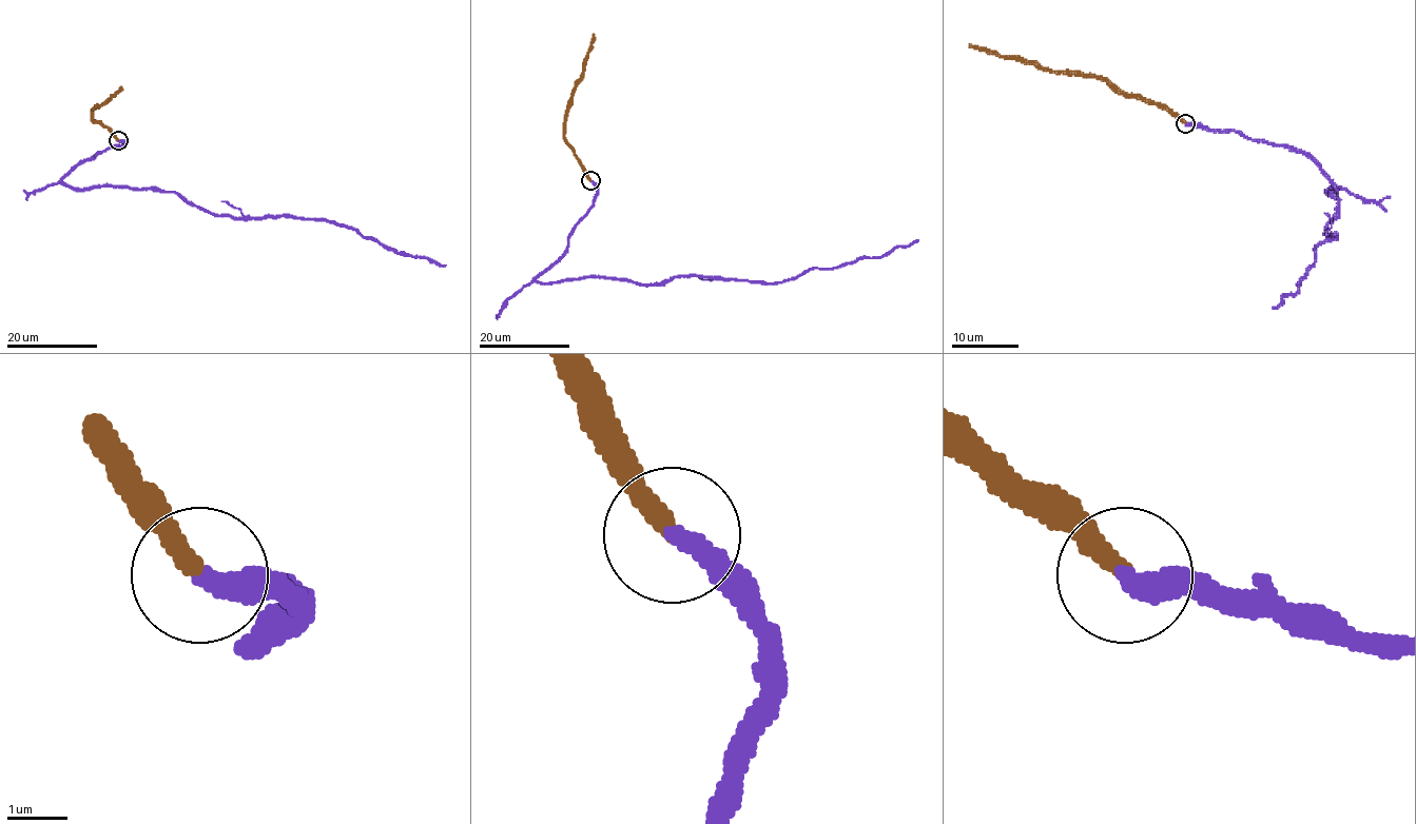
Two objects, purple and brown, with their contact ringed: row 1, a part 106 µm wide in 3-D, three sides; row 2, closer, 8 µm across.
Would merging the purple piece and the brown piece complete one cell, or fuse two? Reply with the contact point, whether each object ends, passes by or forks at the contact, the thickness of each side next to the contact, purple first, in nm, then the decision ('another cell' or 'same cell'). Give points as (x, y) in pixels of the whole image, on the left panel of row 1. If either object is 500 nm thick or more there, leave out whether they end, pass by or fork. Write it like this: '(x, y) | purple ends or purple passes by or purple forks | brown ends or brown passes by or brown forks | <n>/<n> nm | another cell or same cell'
(118, 140) | purple ends | brown ends | 360/320 nm | same cell

